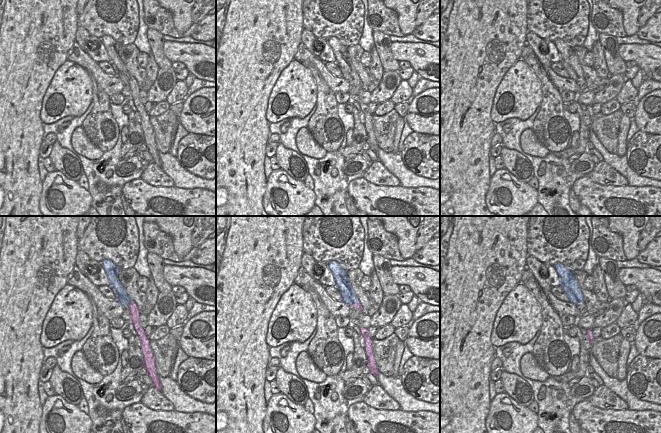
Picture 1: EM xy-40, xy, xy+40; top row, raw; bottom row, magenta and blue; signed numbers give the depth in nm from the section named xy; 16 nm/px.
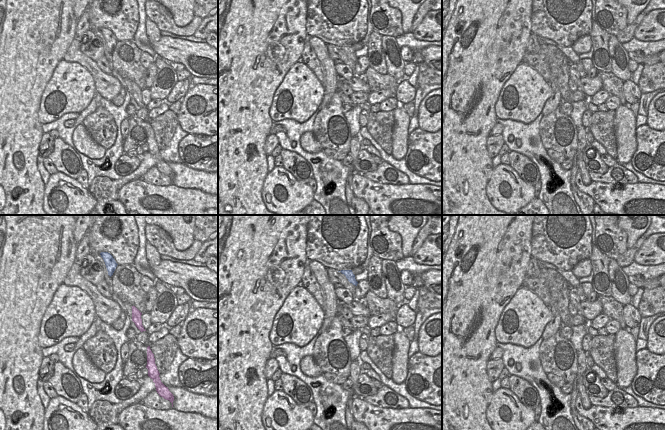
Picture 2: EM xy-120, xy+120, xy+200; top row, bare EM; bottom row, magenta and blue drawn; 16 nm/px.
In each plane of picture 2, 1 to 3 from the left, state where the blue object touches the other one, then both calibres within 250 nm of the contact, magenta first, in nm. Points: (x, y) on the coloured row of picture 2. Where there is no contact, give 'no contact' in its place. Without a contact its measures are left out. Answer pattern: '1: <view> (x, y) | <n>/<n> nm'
1: no contact
2: no contact
3: no contact

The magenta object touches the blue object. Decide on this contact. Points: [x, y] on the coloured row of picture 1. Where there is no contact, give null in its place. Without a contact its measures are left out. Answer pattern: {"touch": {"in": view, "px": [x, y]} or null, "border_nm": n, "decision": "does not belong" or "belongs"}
{"touch": {"in": "xy", "px": [354, 303]}, "border_nm": 140, "decision": "belongs"}

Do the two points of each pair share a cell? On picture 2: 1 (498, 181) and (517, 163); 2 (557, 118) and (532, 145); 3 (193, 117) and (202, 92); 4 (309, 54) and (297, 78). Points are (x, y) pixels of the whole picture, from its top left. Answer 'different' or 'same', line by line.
1: different
2: different
3: same
4: different

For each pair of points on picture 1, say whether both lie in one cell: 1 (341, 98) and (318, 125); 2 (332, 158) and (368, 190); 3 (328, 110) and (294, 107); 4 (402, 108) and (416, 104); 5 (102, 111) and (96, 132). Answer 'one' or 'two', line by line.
1: two
2: two
3: two
4: two
5: one

